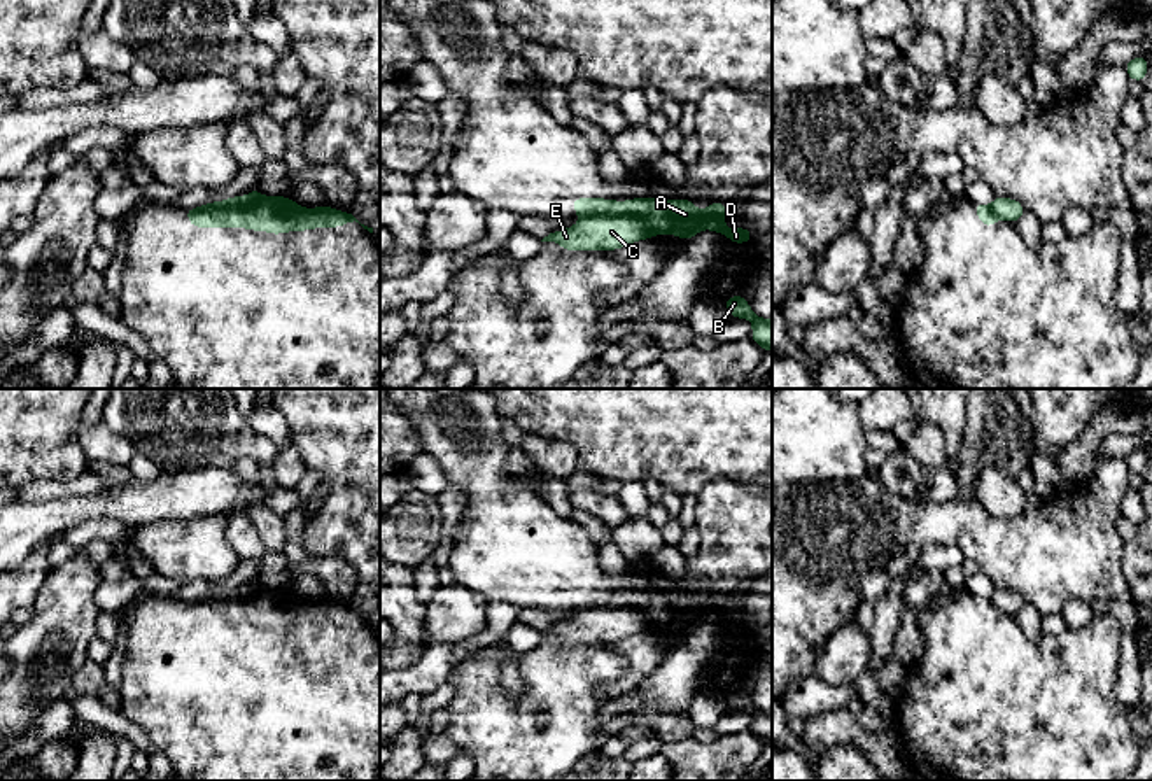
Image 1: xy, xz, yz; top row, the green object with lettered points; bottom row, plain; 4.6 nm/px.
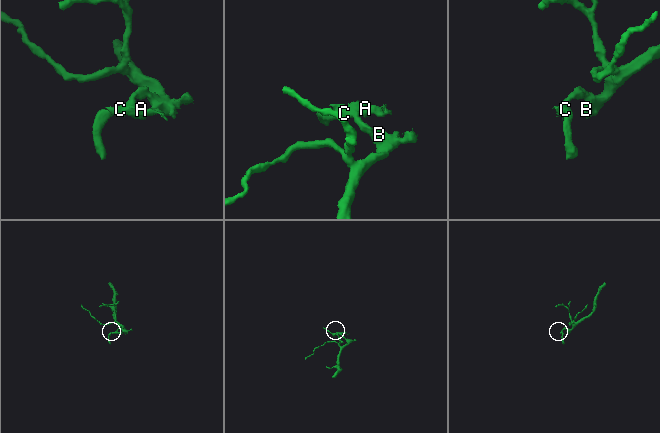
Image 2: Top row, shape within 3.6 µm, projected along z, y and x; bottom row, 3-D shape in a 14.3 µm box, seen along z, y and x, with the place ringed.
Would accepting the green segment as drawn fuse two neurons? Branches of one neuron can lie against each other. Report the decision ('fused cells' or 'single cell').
fused cells

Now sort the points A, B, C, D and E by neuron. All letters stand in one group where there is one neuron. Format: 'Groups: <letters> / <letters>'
Groups: A D / B C E

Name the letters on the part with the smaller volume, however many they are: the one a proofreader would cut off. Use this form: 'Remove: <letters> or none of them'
Remove: A, D

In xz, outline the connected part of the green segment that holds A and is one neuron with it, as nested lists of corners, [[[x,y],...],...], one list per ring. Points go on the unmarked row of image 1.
[[[574,590],[571,592],[574,606],[585,609],[636,609],[643,613],[653,627],[678,627],[683,634],[693,630],[702,622],[713,622],[725,627],[732,636],[749,636],[753,622],[730,622],[723,616],[727,599],[721,594],[711,594],[700,604],[690,590],[630,590],[627,594],[606,590]]]

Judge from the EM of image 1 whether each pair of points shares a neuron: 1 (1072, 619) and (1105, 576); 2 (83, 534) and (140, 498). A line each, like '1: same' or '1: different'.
1: different
2: different

